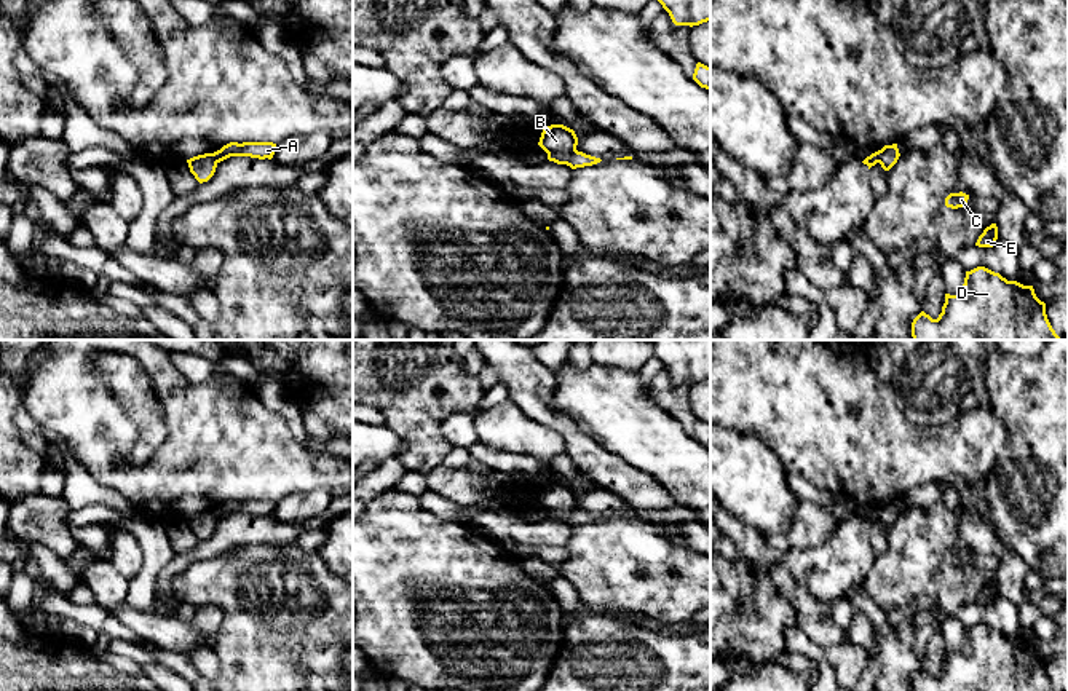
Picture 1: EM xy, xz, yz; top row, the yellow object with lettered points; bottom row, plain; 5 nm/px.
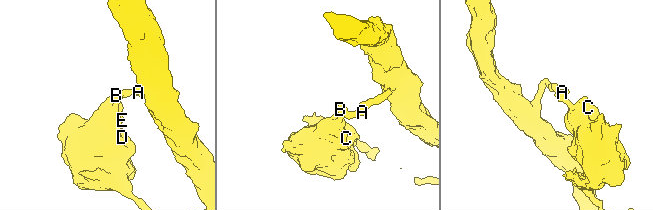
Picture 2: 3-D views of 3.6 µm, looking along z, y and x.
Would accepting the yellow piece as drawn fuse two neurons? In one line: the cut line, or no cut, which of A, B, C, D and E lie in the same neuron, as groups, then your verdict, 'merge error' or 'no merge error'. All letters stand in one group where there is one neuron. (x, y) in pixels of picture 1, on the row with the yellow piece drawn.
cut in xz along (575, 149), (565, 163); A / B C D E; merge error

